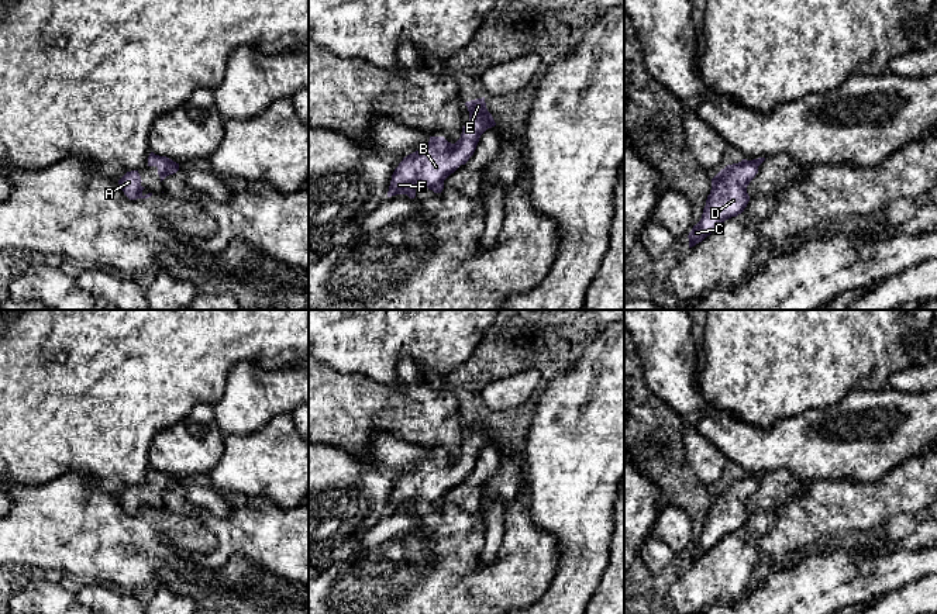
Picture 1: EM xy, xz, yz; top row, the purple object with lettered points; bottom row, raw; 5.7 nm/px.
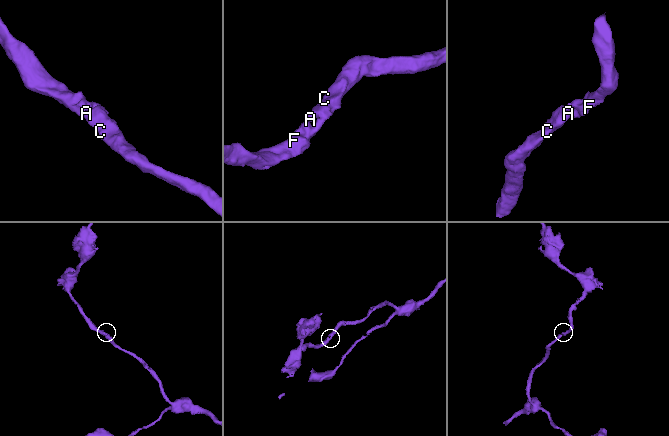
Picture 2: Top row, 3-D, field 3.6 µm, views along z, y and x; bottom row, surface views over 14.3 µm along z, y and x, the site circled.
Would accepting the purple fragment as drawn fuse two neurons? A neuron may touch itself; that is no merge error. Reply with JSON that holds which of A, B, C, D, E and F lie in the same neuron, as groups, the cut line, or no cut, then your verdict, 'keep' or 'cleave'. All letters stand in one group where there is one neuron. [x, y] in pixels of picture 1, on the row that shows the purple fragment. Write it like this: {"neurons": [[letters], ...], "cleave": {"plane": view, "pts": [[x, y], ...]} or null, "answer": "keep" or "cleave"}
{"neurons": [["A", "B", "C", "D", "E", "F"]], "cleave": null, "answer": "keep"}

